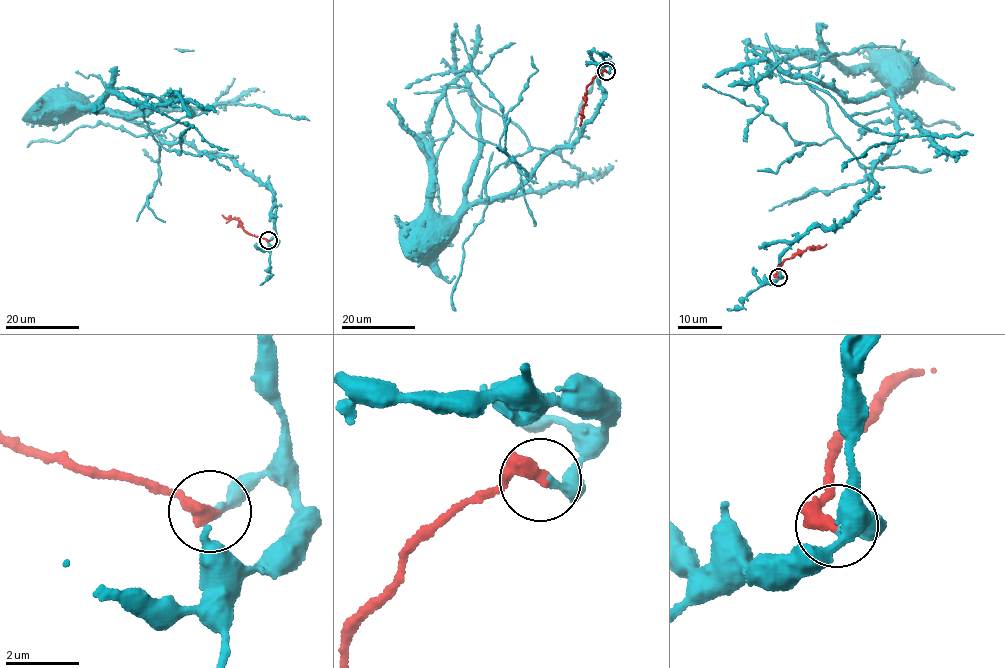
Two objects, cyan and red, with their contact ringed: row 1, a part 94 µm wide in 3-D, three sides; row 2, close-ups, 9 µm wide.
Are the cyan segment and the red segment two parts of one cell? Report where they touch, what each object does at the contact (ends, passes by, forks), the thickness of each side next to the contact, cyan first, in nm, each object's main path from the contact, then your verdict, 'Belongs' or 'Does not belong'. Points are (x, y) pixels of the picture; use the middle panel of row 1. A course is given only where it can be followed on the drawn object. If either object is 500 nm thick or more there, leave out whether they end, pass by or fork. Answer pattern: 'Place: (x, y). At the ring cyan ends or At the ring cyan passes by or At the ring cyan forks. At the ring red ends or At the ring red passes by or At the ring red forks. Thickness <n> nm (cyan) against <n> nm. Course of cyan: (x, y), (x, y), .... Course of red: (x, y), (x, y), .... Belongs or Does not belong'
Place: (606, 71). At the ring cyan ends. At the ring red ends. Thickness 200 nm (cyan) against 440 nm. Course of cyan: (605, 72), (610, 67), (601, 63), (598, 113), (528, 180), (463, 208), (435, 230), (413, 230). Course of red: (605, 72), (587, 85), (579, 125). Does not belong

